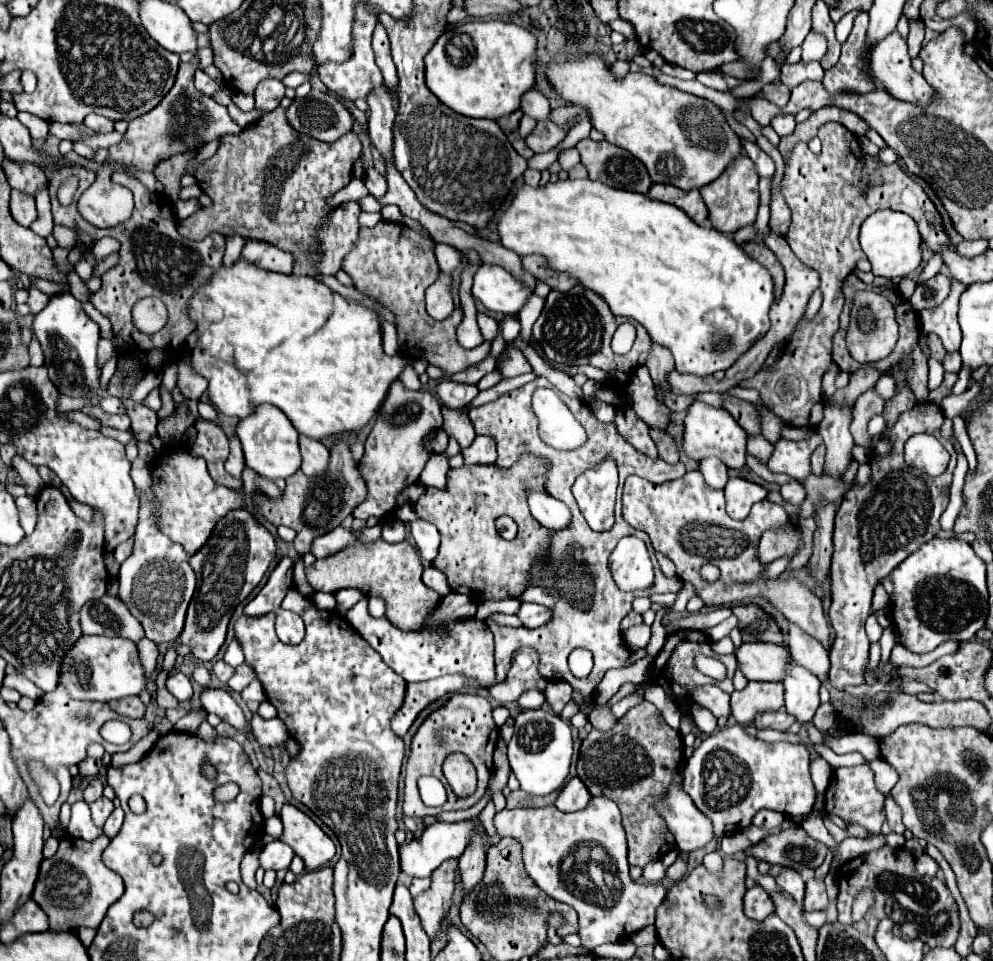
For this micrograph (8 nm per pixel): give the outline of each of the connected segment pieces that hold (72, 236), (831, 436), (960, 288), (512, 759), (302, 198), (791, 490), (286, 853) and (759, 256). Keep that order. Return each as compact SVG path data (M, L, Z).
M54 226L52 236L56 238L58 246L64 246L64 248L74 248L76 246L76 232L68 230L66 226Z
M824 404L824 418L816 426L816 432L826 444L826 474L842 478L852 462L854 438L850 434L852 410L836 404Z
M954 278L950 280L950 284L952 284L950 294L940 306L918 312L918 324L920 324L922 332L938 334L944 348L948 352L954 352L960 348L960 340L962 340L962 332L960 332L956 314L958 314L958 298L966 290L966 286Z
M522 710L514 722L514 736L508 742L508 762L520 780L520 788L534 796L546 796L560 788L568 776L572 762L572 734L568 722L564 722L552 710Z
M278 106L274 112L262 116L258 122L244 128L240 134L222 136L216 154L196 168L194 178L198 180L202 192L212 198L212 206L200 208L190 218L180 220L178 232L190 240L202 240L212 232L220 232L222 236L242 236L270 242L280 250L294 254L293 274L314 277L314 264L320 259L315 237L320 222L324 222L326 214L330 212L326 198L336 194L352 180L352 166L358 160L360 152L362 144L356 132L348 132L334 144L312 140L312 136L296 132L286 120L286 108Z
M790 480L790 482L782 484L780 486L780 494L782 494L782 498L786 502L796 504L796 506L800 506L806 500L806 490L804 490L804 486L798 480Z
M274 840L260 852L260 866L264 870L288 870L294 856L294 850L286 842Z
M746 242L746 244L742 244L742 250L750 258L754 258L756 262L760 262L772 274L772 280L774 280L774 296L780 298L782 288L784 288L784 268L780 266L778 258L766 246L762 246L758 242Z

